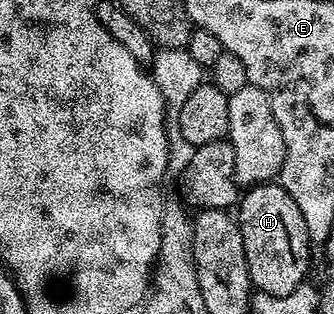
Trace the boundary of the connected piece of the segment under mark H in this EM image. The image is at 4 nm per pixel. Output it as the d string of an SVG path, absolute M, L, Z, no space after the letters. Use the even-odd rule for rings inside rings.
M279 183L253 185L239 198L238 220L242 231L242 243L246 247L246 263L250 271L253 286L261 294L269 297L289 297L299 285L305 284L308 273L308 260L314 252L306 231L306 219L302 219L302 211L298 211L298 203L290 199L290 195Z

